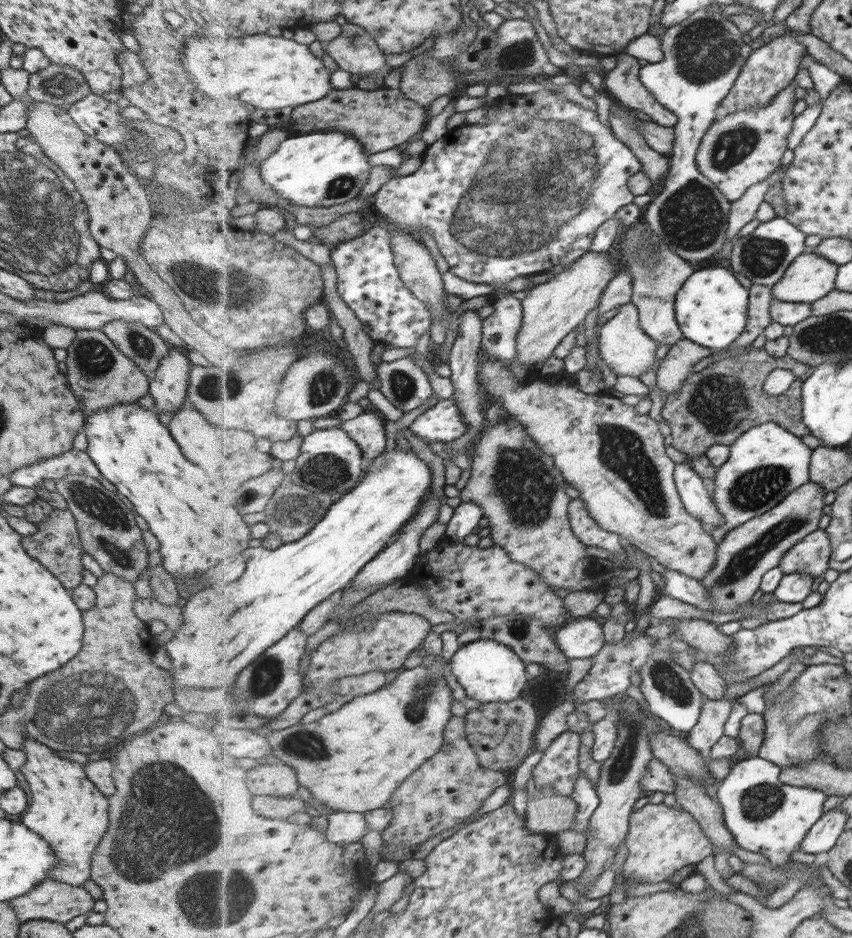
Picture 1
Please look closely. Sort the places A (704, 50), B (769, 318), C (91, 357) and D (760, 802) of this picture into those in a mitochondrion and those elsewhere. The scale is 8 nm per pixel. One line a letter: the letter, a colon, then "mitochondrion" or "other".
A: mitochondrion
B: other
C: mitochondrion
D: mitochondrion

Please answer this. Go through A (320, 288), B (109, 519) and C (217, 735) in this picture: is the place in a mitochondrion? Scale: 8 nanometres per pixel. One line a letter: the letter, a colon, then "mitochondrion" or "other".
A: other
B: mitochondrion
C: other

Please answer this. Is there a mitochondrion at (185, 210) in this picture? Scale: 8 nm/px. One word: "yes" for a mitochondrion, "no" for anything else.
no

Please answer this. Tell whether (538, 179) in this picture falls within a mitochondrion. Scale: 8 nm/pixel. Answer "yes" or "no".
yes

